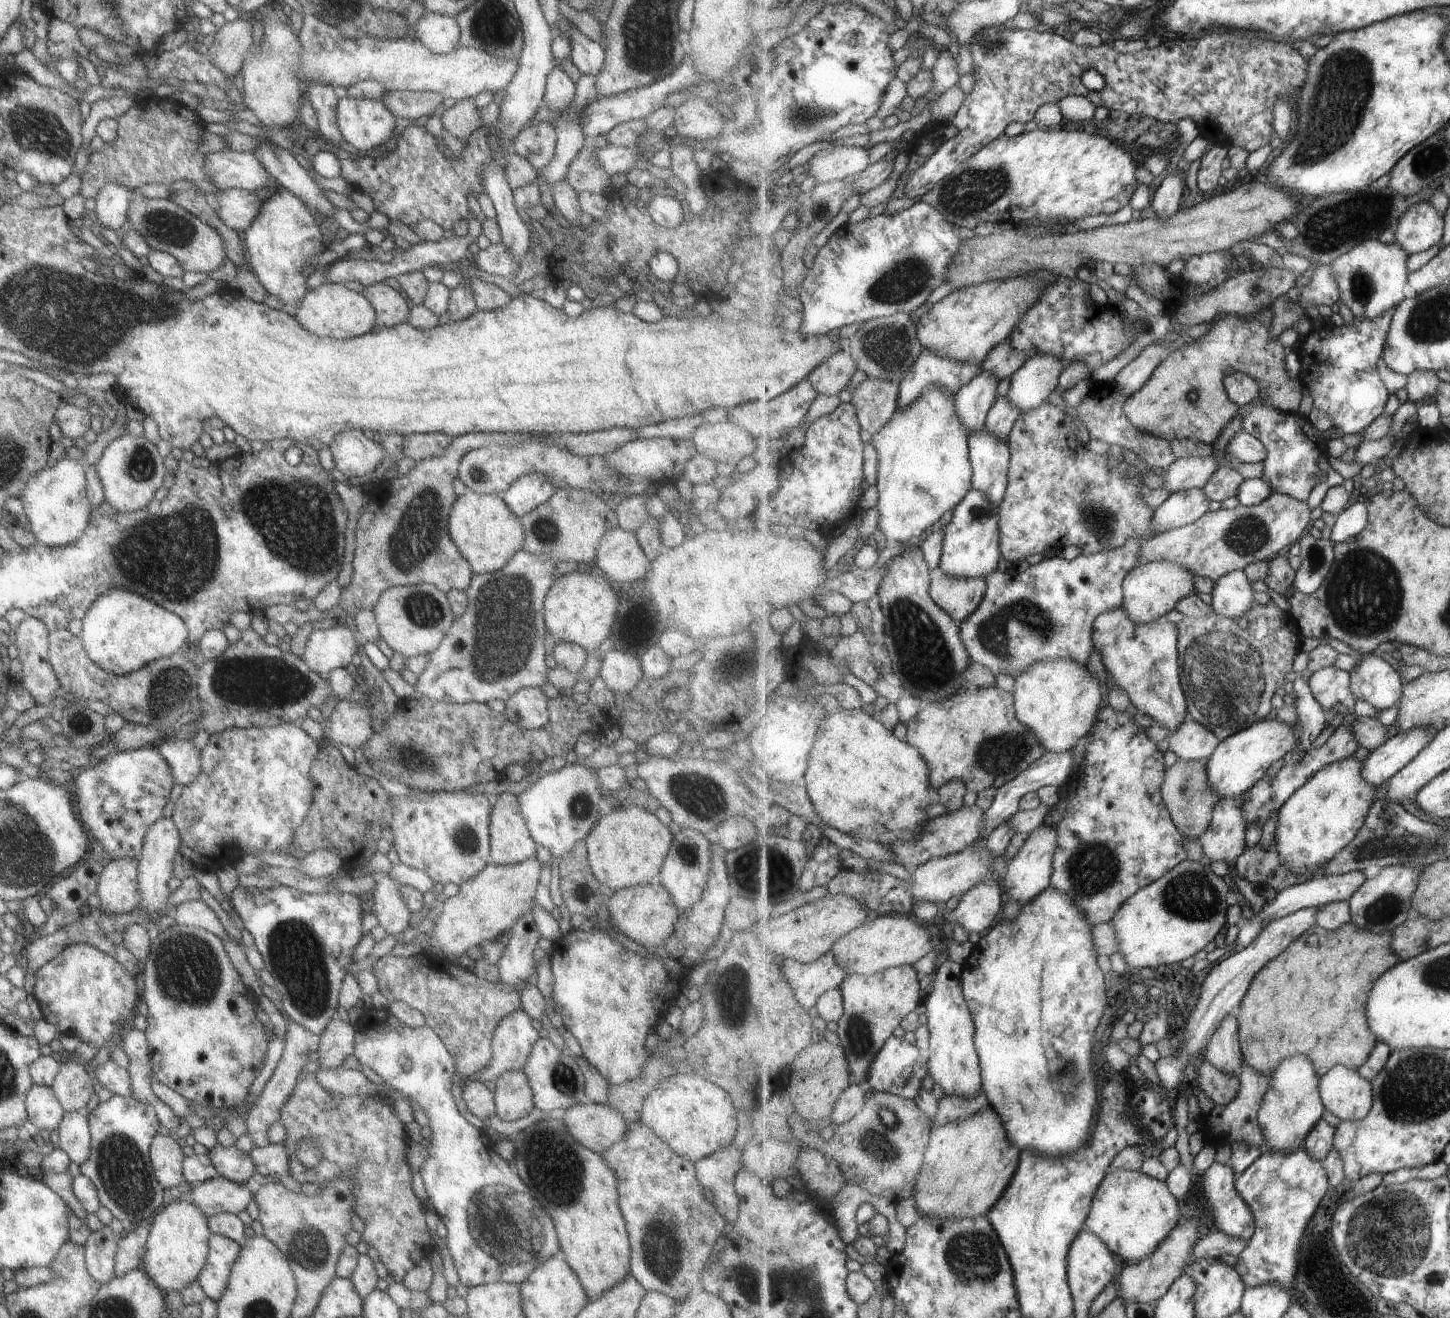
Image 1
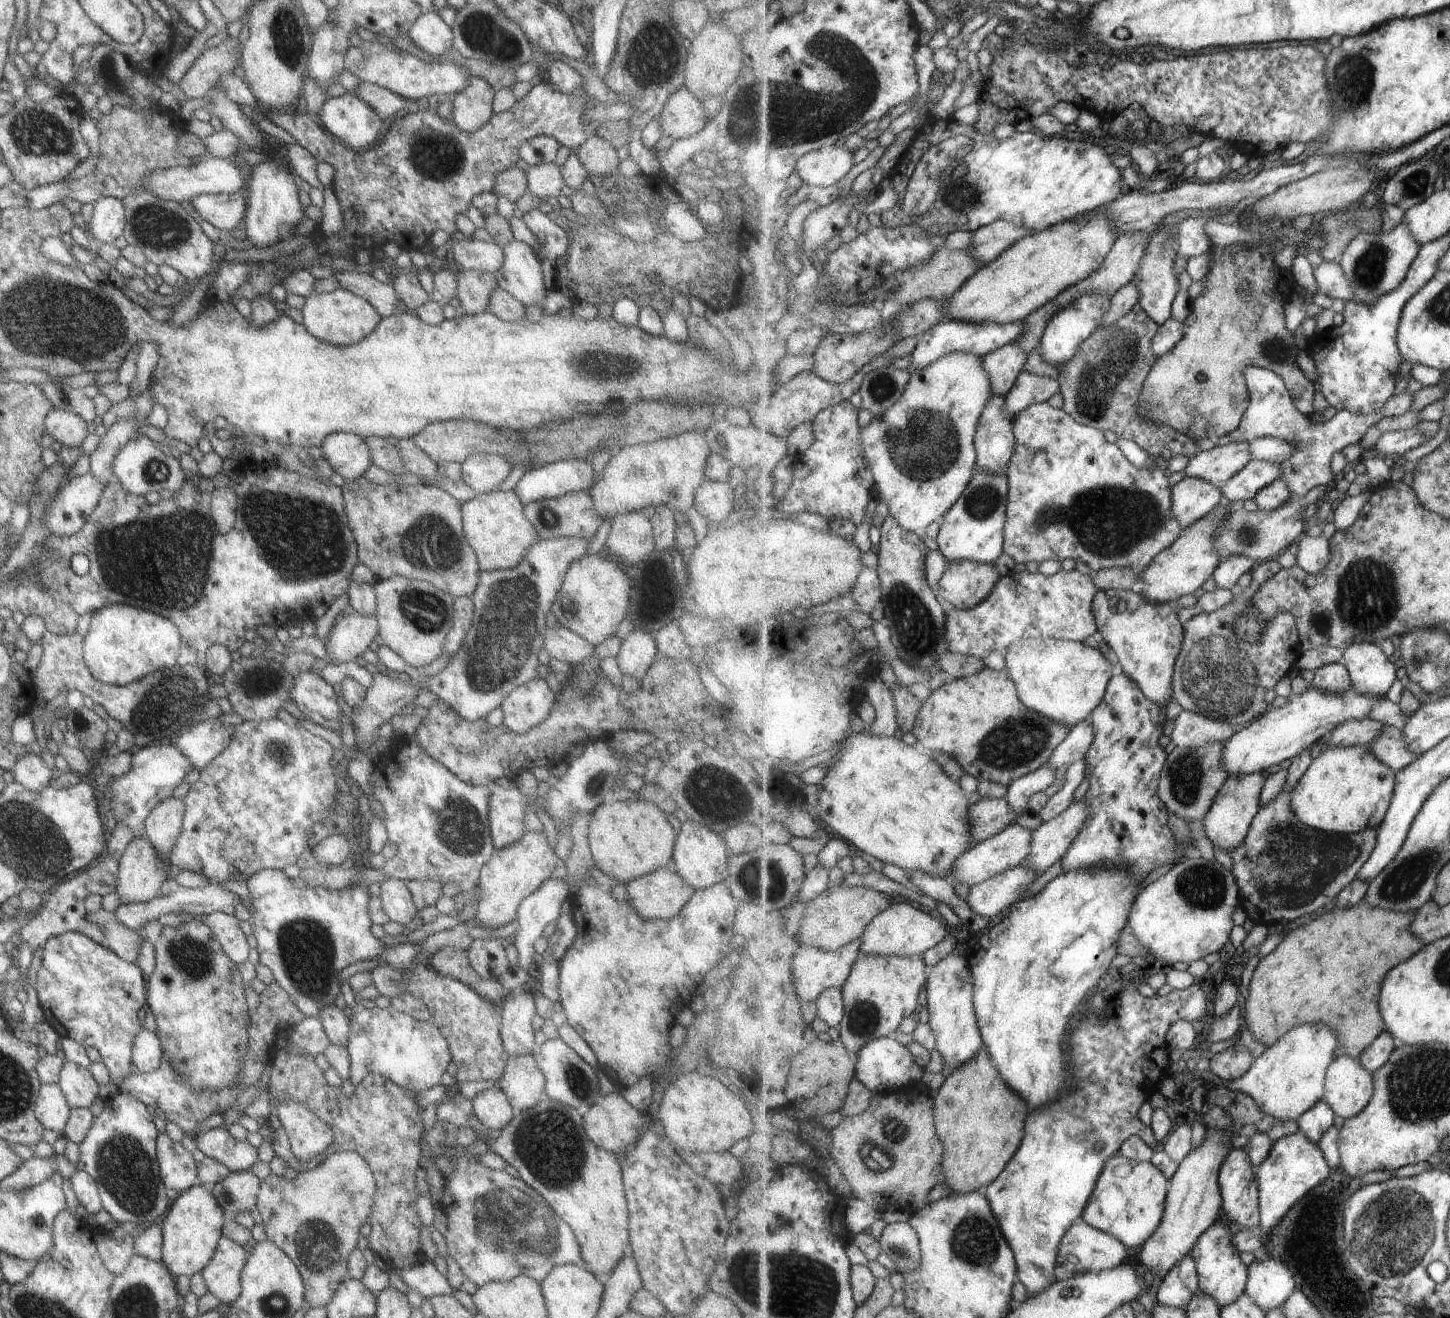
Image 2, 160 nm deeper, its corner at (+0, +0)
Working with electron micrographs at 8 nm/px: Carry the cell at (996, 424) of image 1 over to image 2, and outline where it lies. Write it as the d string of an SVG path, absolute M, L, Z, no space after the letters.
M1022 372L1013 389L1005 396L1005 412L1011 416L1020 413L1036 403L1045 403L1060 392L1060 383L1055 378Z

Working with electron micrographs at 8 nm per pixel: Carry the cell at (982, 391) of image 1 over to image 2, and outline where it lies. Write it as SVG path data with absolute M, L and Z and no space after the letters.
M1019 342L1001 347L984 358L985 370L991 376L993 397L1005 397L1013 389L1027 360L1027 352L1021 348Z

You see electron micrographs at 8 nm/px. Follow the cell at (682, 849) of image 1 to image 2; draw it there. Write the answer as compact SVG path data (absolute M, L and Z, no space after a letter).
M681 821L681 828L676 835L673 853L669 861L673 862L673 868L669 868L669 872L675 872L675 876L679 876L685 884L689 884L696 888L707 888L711 884L724 881L727 877L727 860L730 854L725 848L723 840L719 835L695 824L693 822Z

